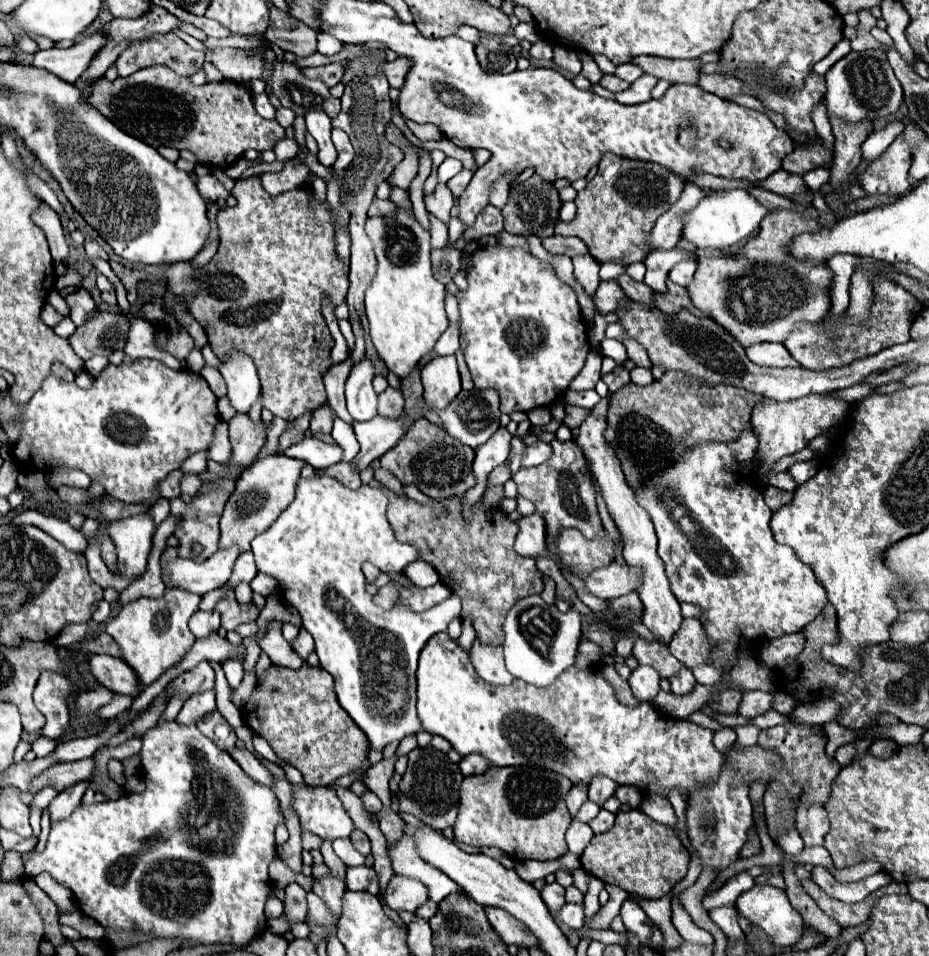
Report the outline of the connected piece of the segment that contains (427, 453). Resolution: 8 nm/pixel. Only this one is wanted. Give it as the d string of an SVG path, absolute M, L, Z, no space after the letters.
M426 418L416 420L408 434L404 434L404 438L400 438L400 442L380 458L380 466L392 472L404 486L414 484L434 500L462 496L466 490L474 488L476 476L472 472L472 462L474 450L470 446L454 440L440 426Z

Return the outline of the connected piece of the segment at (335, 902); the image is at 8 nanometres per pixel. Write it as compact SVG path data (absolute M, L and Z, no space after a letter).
M328 872L326 876L314 878L312 892L318 894L324 902L328 902L328 906L332 906L332 910L336 910L336 916L340 916L340 912L342 912L342 896L346 892L346 882L340 876Z

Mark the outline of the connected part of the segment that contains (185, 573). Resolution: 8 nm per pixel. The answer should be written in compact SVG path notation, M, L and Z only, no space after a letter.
M218 550L202 564L186 558L176 558L168 564L166 570L162 570L162 580L172 588L206 594L214 588L224 586L224 582L230 578L236 558L236 550Z

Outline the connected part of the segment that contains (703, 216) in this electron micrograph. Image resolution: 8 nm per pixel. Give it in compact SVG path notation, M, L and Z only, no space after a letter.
M748 190L712 192L686 218L684 238L694 242L698 248L728 248L734 242L742 242L750 238L760 228L760 222L766 214L768 214L768 208L760 204Z

